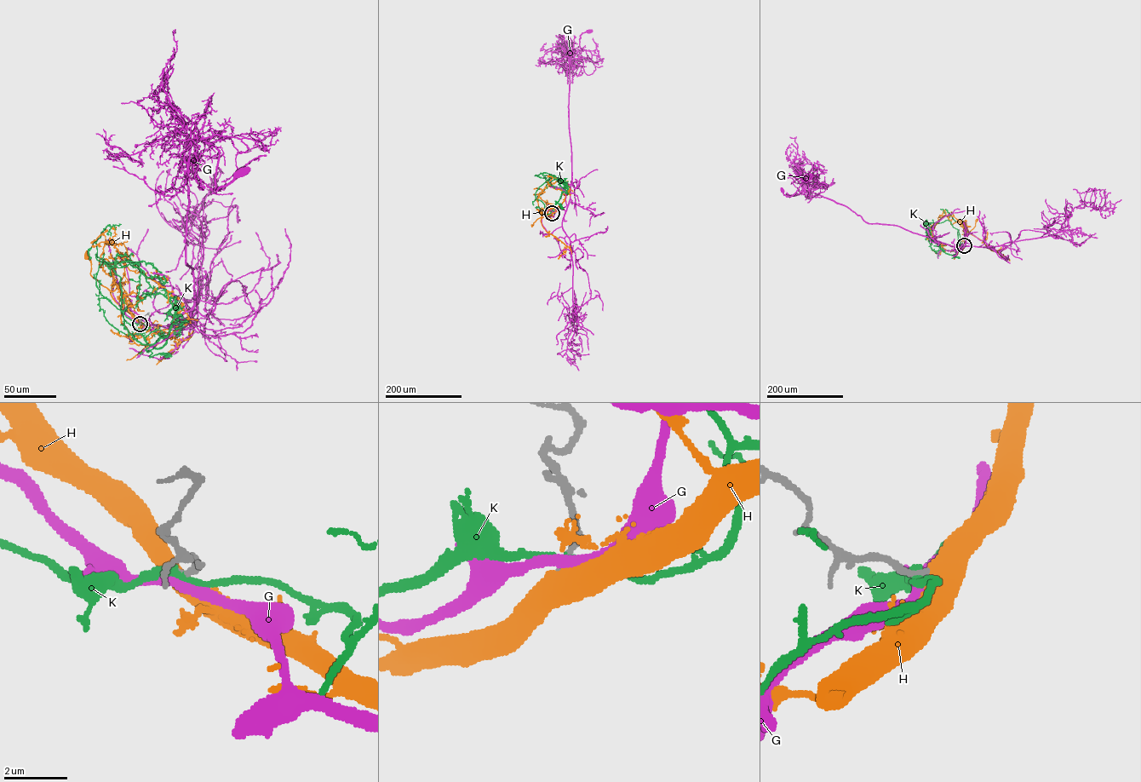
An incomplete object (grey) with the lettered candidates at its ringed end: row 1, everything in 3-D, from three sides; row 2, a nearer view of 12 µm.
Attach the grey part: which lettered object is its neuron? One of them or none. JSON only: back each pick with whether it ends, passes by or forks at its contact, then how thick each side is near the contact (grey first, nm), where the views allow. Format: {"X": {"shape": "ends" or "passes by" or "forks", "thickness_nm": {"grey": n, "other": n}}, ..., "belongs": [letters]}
{"H": {"shape": "passes by", "thickness_nm": {"grey": 200, "other": 500}}, "belongs": ["H"]}

